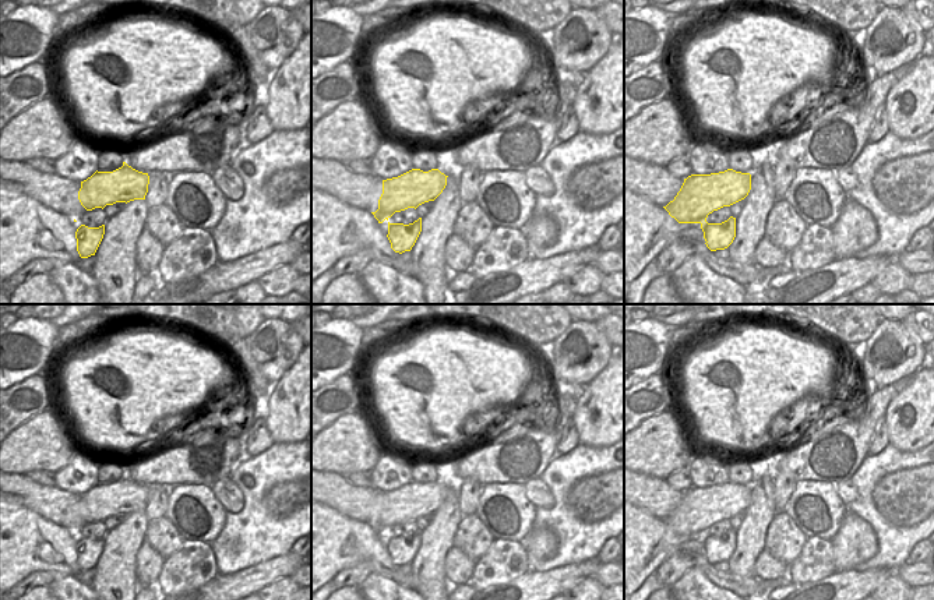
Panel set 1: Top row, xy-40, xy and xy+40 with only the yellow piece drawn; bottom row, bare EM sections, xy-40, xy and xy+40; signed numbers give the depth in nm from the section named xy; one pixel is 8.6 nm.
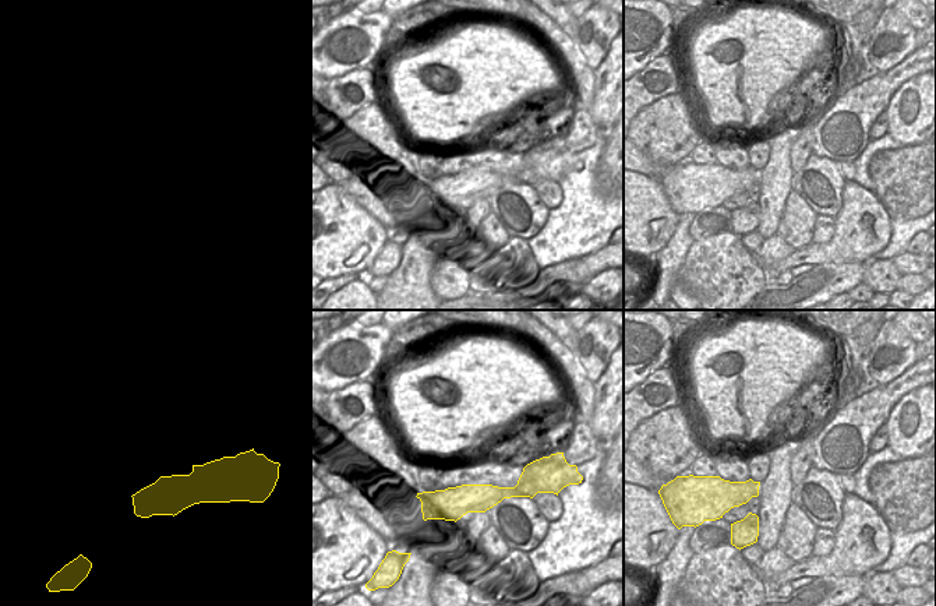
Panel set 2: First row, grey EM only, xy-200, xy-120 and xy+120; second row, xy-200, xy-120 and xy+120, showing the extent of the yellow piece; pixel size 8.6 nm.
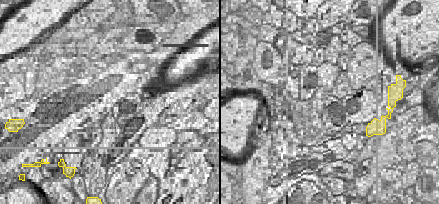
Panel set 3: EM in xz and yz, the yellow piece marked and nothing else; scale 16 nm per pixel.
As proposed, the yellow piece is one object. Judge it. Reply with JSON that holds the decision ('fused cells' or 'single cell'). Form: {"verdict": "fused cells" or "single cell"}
{"verdict": "fused cells"}

